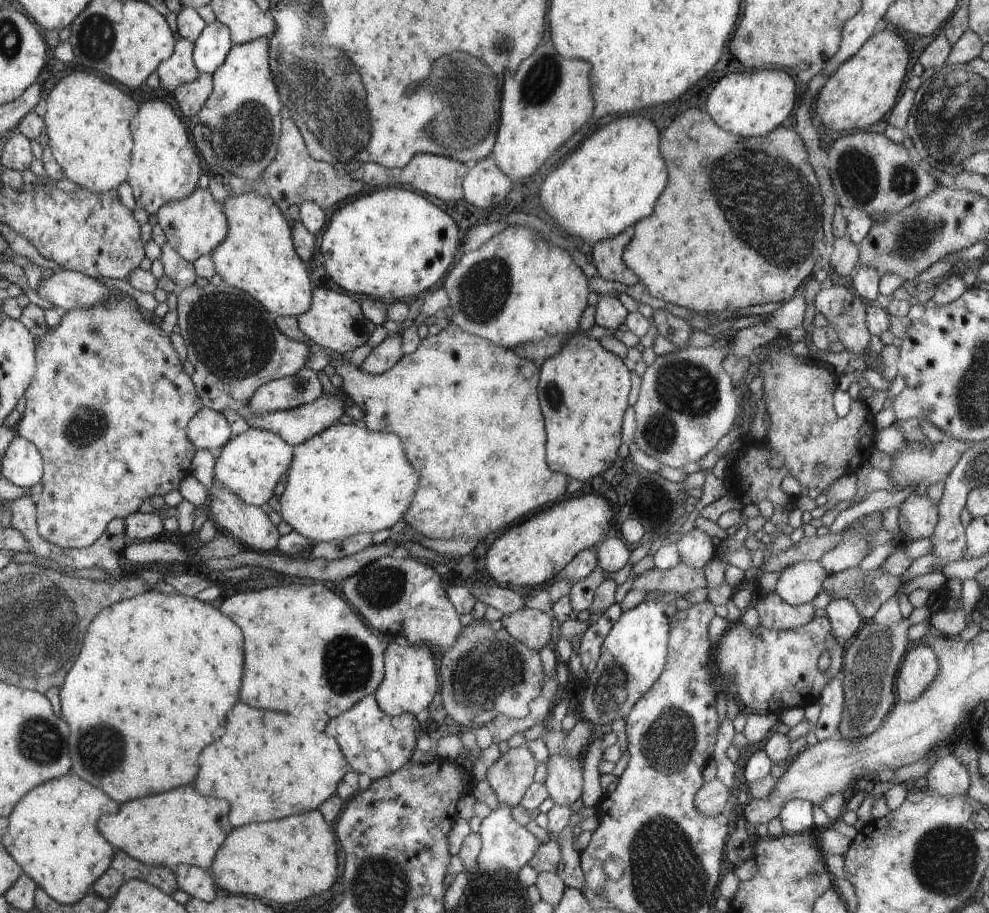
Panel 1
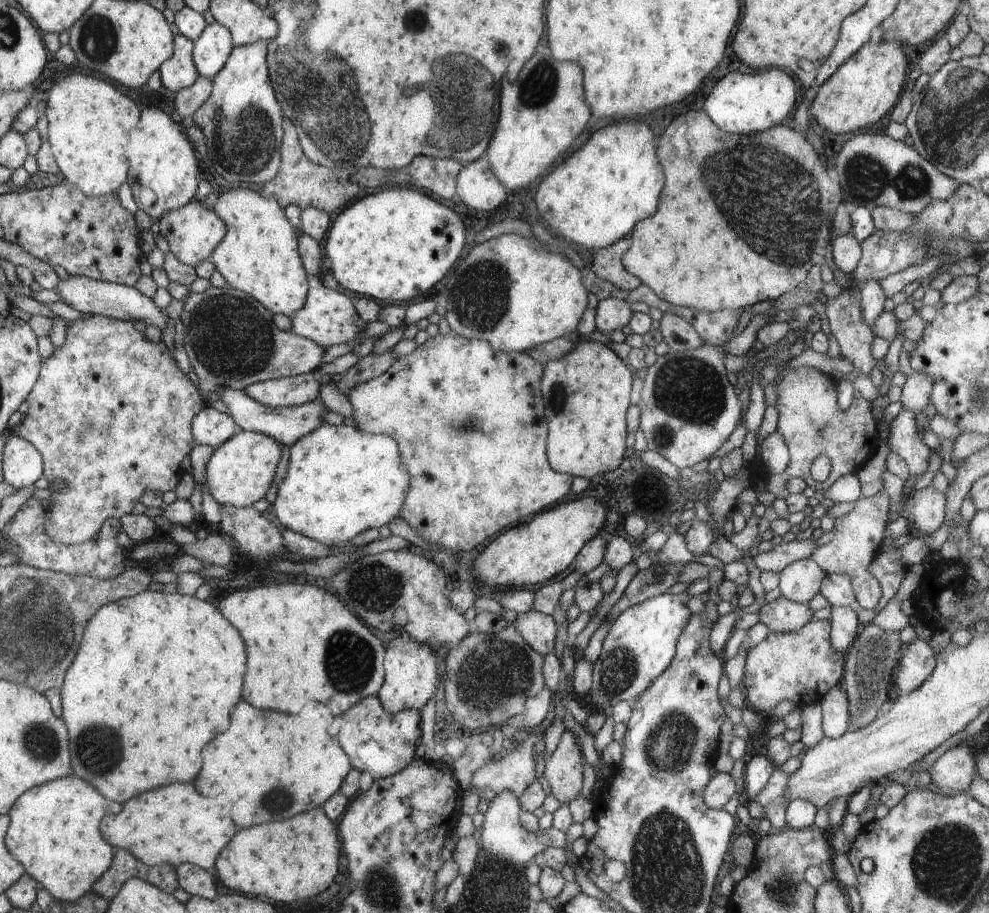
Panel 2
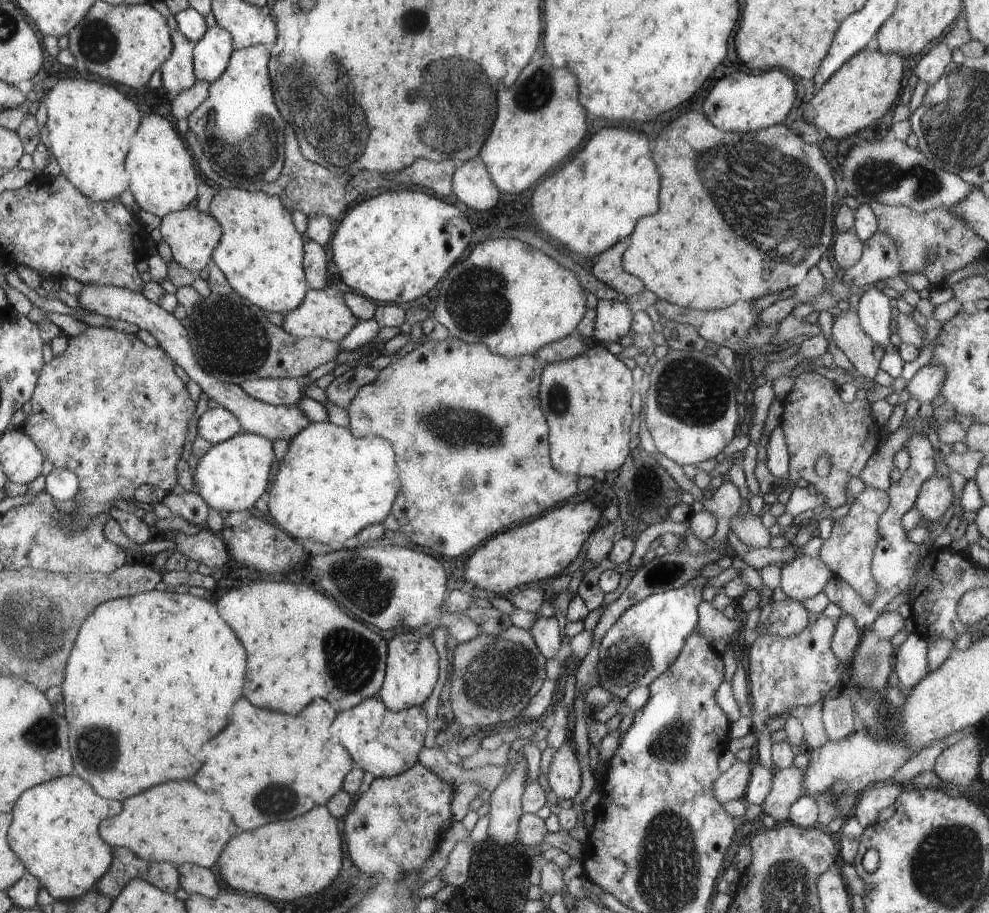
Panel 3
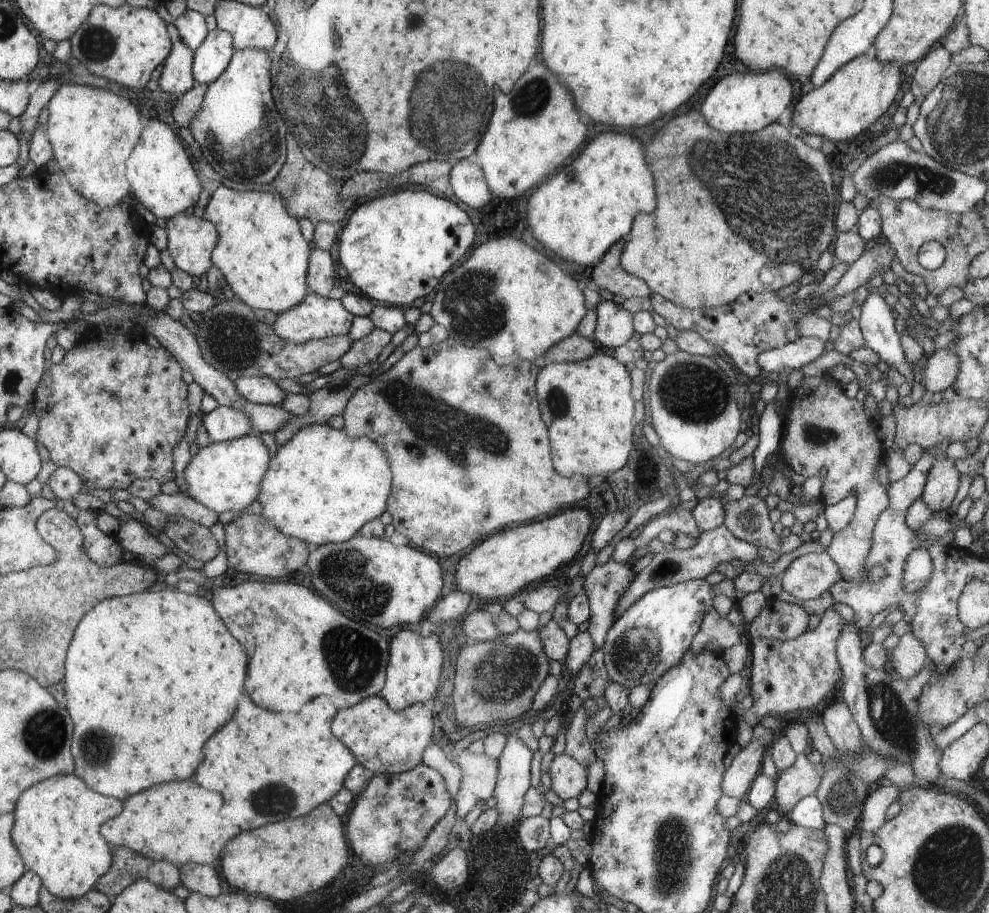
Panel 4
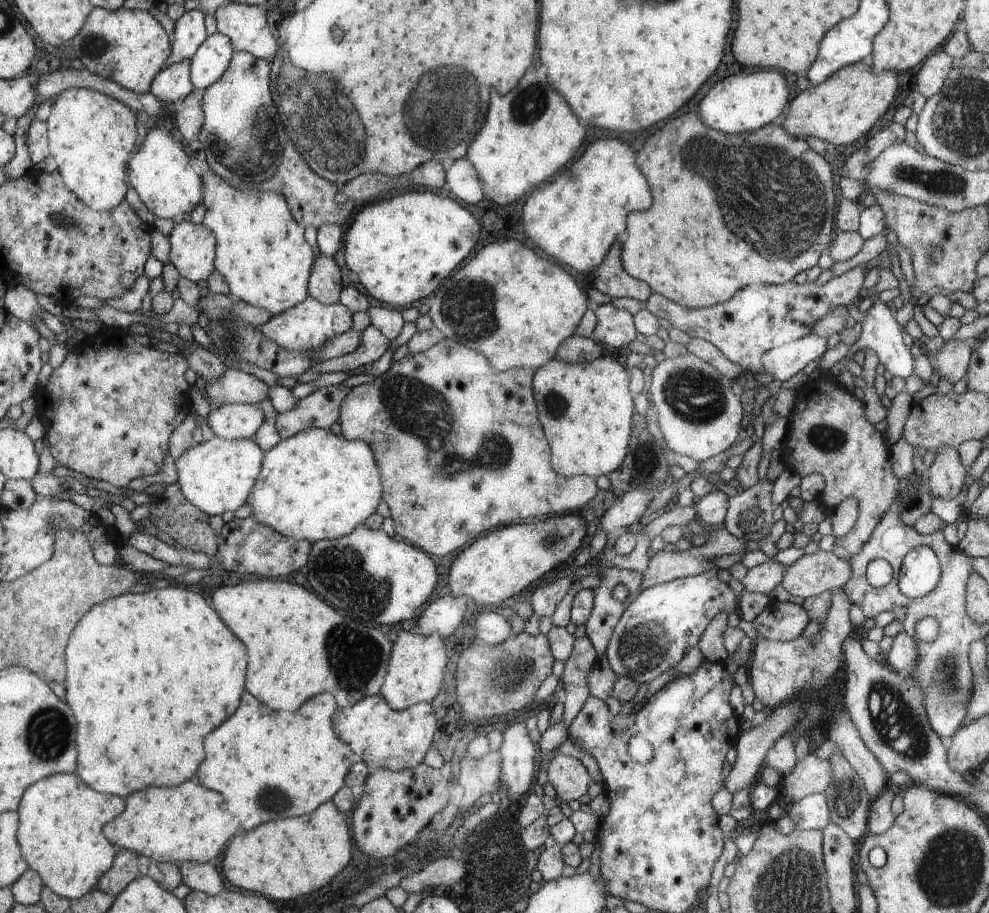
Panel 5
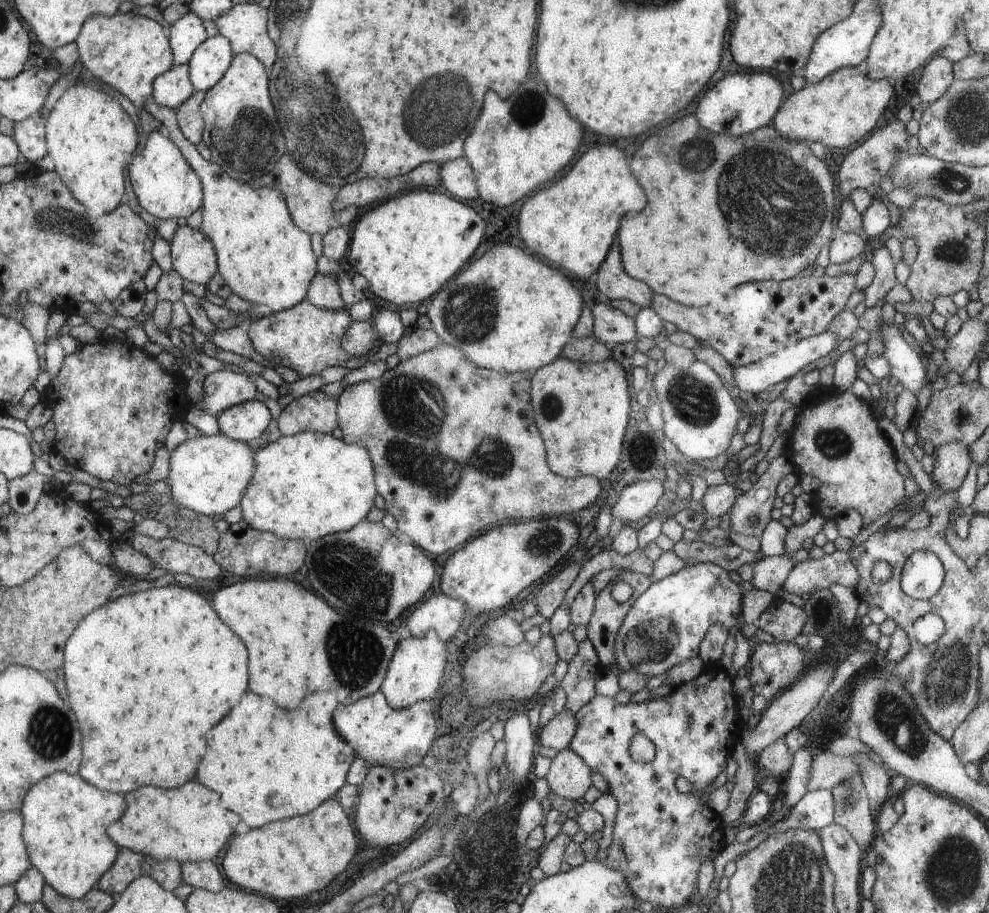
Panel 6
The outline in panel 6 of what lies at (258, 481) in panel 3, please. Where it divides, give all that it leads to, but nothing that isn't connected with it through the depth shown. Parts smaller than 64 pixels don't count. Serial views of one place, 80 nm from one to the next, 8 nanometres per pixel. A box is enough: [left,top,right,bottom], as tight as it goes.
[168,434,255,516]

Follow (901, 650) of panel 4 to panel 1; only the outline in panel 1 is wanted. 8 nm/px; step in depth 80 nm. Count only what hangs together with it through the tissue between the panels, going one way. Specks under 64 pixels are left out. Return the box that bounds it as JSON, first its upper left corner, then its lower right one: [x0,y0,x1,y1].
[895,642,940,702]

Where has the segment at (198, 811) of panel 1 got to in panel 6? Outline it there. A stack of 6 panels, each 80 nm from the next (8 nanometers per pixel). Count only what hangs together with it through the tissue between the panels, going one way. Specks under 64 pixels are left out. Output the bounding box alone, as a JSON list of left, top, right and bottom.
[108,782,240,863]

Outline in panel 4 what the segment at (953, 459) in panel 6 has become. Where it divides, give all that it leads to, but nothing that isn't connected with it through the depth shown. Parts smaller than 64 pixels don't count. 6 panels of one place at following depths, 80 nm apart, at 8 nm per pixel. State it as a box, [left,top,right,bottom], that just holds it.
[918,458,960,516]

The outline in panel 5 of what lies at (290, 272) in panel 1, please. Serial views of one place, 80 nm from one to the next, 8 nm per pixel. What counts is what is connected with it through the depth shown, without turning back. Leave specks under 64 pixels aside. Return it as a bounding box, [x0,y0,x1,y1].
[203,170,315,315]

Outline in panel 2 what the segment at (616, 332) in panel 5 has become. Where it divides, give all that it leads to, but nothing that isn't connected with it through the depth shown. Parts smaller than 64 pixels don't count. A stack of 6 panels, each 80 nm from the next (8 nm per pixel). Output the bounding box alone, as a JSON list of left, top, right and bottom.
[595,298,634,335]

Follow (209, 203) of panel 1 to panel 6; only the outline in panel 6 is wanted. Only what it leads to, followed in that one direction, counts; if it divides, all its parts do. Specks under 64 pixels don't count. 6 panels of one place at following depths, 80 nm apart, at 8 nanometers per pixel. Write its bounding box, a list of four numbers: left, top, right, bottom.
[171,227,217,285]

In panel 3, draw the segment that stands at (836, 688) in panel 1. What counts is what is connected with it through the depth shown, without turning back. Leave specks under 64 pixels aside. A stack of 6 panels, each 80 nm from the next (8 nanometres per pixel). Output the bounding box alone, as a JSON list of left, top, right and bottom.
[822,694,855,740]

